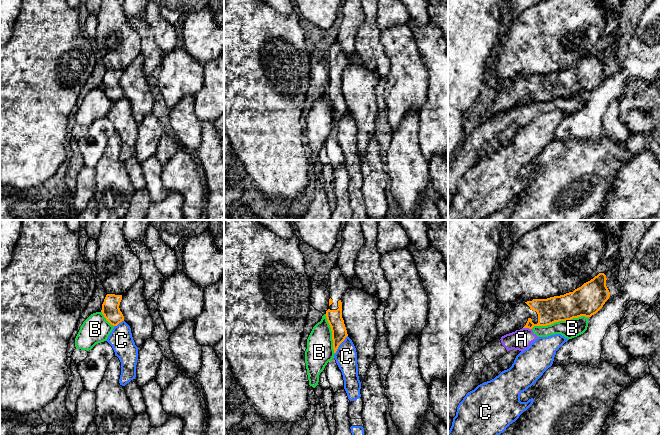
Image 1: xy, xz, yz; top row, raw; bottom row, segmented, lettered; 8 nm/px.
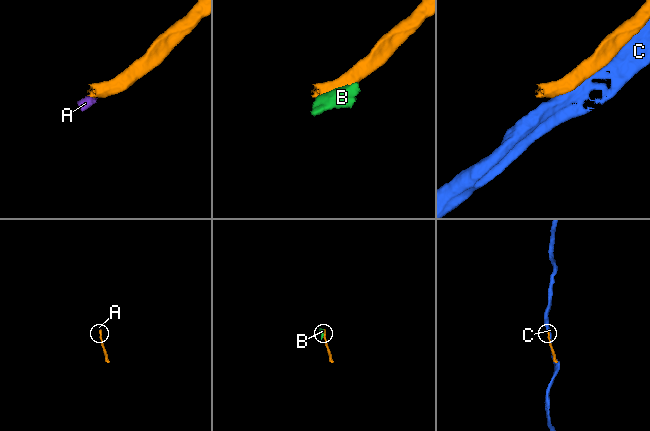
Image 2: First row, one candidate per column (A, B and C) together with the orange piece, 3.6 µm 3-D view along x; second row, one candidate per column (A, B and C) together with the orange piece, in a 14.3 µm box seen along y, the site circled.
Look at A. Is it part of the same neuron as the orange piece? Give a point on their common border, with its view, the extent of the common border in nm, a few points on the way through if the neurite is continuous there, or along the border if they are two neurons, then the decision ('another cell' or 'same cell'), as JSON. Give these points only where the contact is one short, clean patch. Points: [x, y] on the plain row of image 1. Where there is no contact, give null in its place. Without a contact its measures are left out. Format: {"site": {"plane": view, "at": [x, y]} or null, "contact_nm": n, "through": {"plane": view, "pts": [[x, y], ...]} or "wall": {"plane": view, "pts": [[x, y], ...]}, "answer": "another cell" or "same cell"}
{"site": {"plane": "yz", "at": [527, 103]}, "contact_nm": 70, "wall": {"plane": "yz", "pts": [[523, 103], [531, 105]]}, "answer": "another cell"}

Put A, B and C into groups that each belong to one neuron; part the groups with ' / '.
A B / C

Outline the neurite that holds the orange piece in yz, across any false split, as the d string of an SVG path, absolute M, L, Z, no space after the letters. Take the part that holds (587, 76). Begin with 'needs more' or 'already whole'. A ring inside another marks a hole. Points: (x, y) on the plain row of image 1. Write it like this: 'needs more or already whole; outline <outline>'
needs more; outline M599 49L573 68L547 75L533 75L517 80L514 86L501 92L494 104L486 111L491 118L502 112L534 102L547 102L581 92L596 90L610 73L606 51Z

